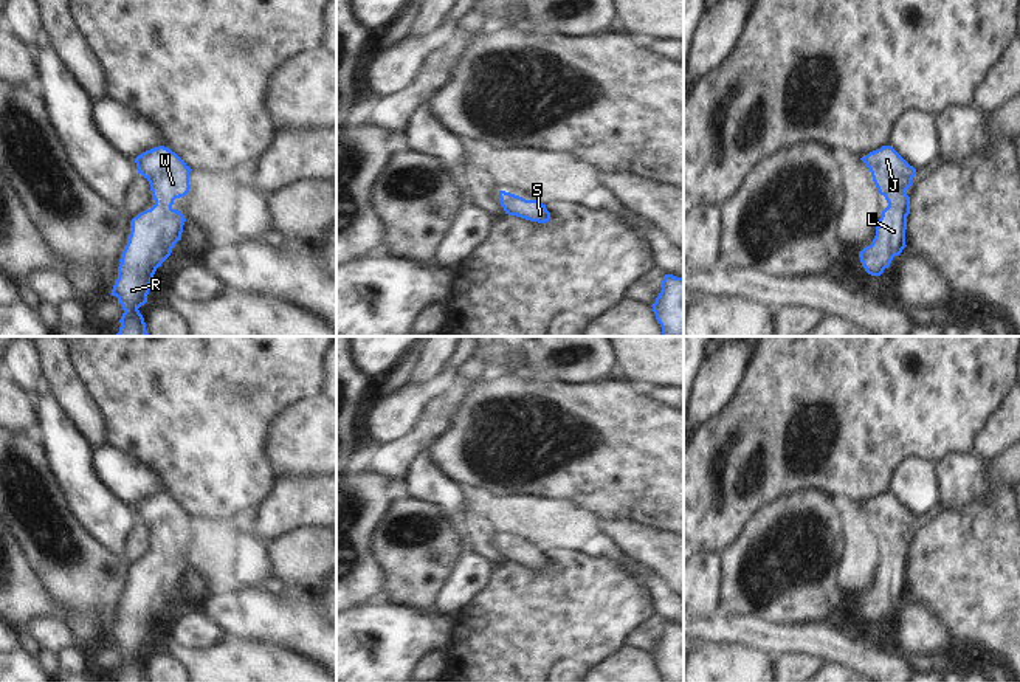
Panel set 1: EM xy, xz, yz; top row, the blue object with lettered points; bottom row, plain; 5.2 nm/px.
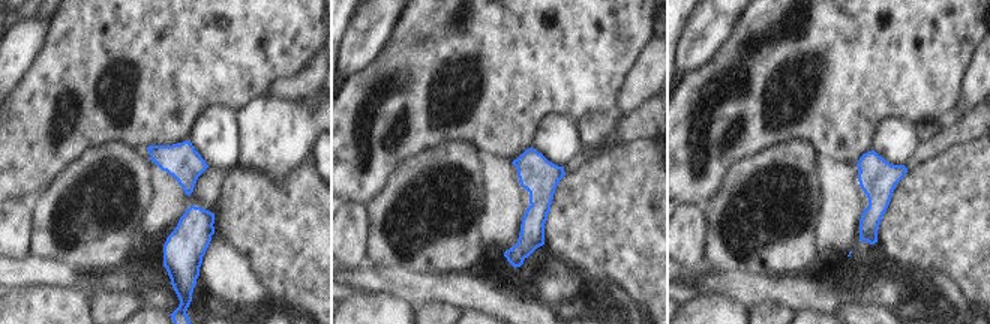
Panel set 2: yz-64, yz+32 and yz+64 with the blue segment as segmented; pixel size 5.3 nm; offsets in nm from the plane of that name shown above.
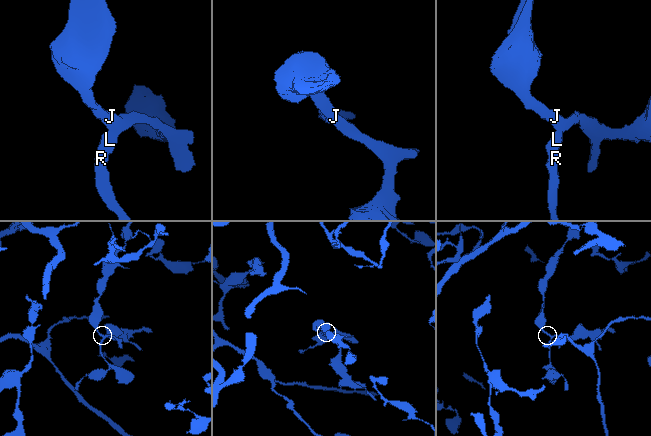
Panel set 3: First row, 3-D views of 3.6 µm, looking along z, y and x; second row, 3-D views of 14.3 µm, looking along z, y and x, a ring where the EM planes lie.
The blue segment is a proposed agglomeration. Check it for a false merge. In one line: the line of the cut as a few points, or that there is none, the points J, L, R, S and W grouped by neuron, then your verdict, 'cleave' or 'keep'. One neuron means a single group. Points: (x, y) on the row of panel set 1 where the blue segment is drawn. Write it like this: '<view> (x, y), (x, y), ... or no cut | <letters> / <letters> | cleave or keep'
no cut | J L R S W | keep

